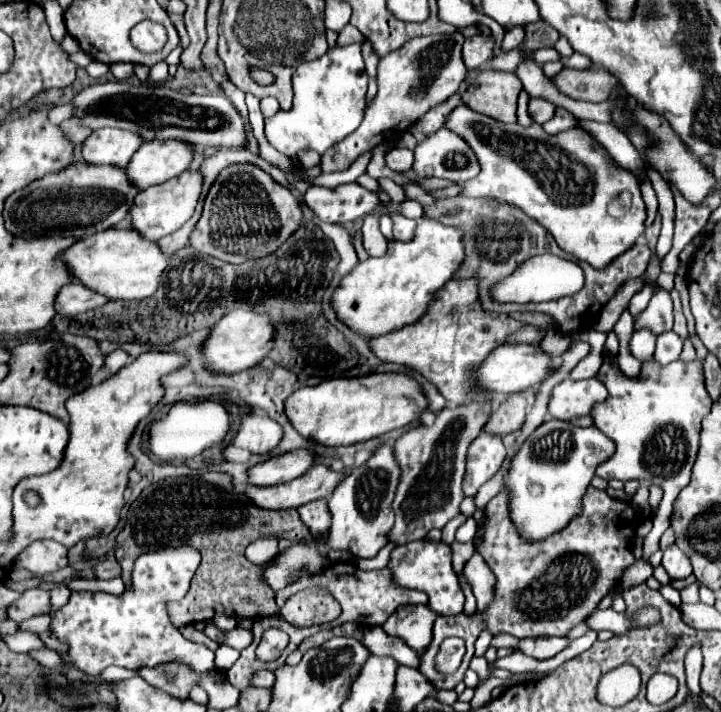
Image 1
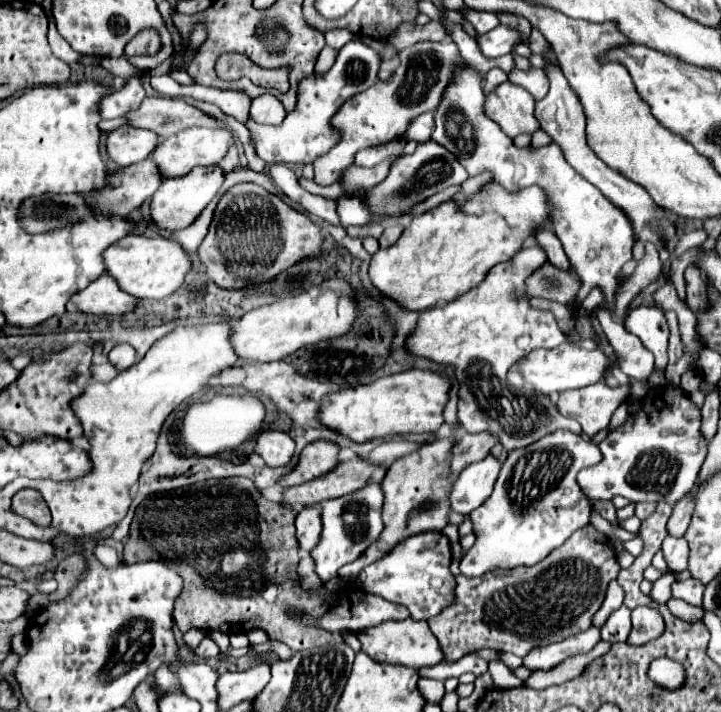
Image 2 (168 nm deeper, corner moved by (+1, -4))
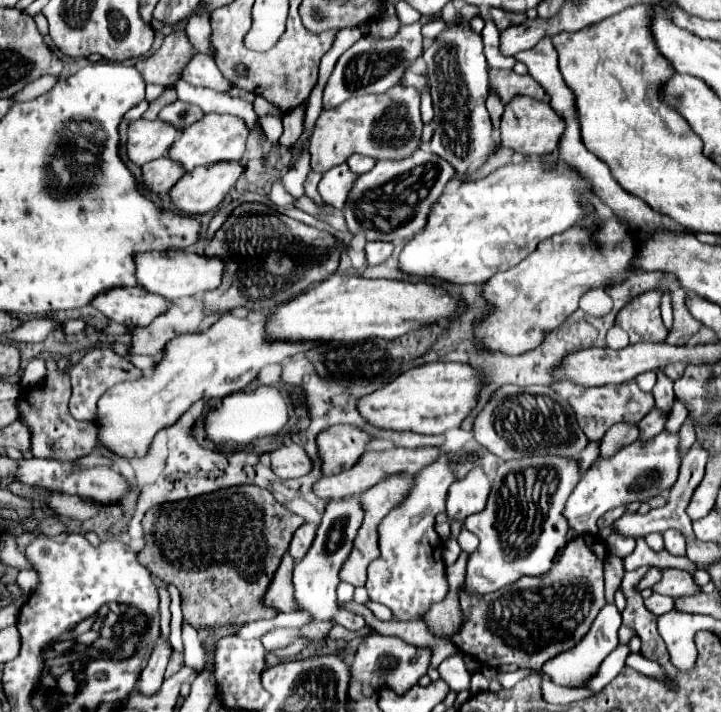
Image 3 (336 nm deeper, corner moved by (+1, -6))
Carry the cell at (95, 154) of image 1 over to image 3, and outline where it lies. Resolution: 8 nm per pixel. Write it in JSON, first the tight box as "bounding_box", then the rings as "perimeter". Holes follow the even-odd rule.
{"bounding_box":[127,119,179,165],"perimeter":[[[161,119],[133,121],[133,127],[129,127],[127,143],[129,159],[137,165],[145,165],[159,157],[165,157],[177,135],[179,131]]]}

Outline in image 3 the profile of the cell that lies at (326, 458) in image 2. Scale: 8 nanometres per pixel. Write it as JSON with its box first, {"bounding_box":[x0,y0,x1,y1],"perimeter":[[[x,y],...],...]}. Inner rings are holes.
{"bounding_box":[317,425,373,475],"perimeter":[[[335,425],[321,431],[317,445],[323,459],[323,475],[335,475],[355,465],[371,441],[373,435],[355,425]]]}

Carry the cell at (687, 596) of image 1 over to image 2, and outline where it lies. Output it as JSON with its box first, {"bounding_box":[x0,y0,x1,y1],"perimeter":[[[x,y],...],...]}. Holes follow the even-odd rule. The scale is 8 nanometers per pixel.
{"bounding_box":[673,579,705,607],"perimeter":[[[697,579],[673,583],[673,597],[679,597],[685,603],[695,605],[695,607],[703,607],[703,591],[705,591],[705,585],[699,583]]]}

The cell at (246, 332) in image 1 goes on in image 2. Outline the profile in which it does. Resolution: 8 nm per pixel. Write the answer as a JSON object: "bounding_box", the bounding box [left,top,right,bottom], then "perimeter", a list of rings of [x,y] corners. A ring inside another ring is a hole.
{"bounding_box":[229,279,357,361],"perimeter":[[[329,279],[301,295],[277,299],[273,305],[263,305],[245,313],[239,321],[231,323],[229,341],[241,361],[277,361],[295,353],[299,347],[351,331],[355,315],[357,307],[351,299],[349,285],[341,279]]]}

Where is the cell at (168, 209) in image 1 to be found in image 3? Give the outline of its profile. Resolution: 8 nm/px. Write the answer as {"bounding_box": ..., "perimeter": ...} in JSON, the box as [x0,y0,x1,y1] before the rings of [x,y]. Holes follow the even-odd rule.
{"bounding_box":[171,161,245,215],"perimeter":[[[221,161],[193,169],[179,179],[175,189],[171,189],[171,201],[185,215],[209,213],[235,187],[243,171],[245,167],[239,161]]]}

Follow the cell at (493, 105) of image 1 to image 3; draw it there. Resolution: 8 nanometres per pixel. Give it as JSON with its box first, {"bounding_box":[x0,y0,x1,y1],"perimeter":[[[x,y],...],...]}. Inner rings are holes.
{"bounding_box":[501,97,565,155],"perimeter":[[[515,97],[501,117],[501,145],[513,149],[515,153],[529,155],[549,155],[559,147],[559,139],[565,133],[565,119],[561,113],[551,109],[549,103],[535,101],[531,97]]]}

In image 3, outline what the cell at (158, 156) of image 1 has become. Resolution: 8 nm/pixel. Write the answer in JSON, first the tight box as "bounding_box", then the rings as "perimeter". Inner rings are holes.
{"bounding_box":[169,113,249,171],"perimeter":[[[207,113],[195,125],[189,125],[185,131],[181,131],[181,135],[177,137],[177,141],[169,151],[169,157],[179,161],[185,167],[185,171],[193,171],[199,165],[213,165],[219,161],[239,161],[245,153],[247,137],[249,127],[241,117]]]}

